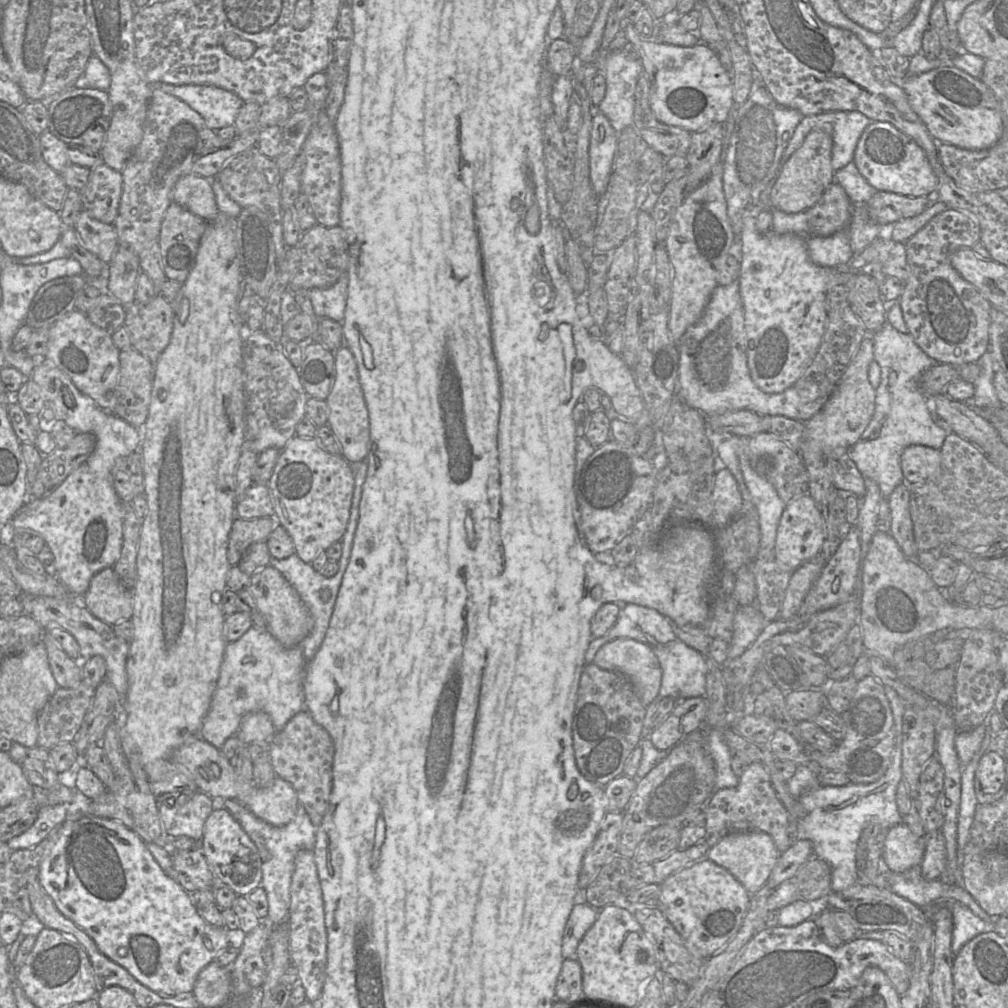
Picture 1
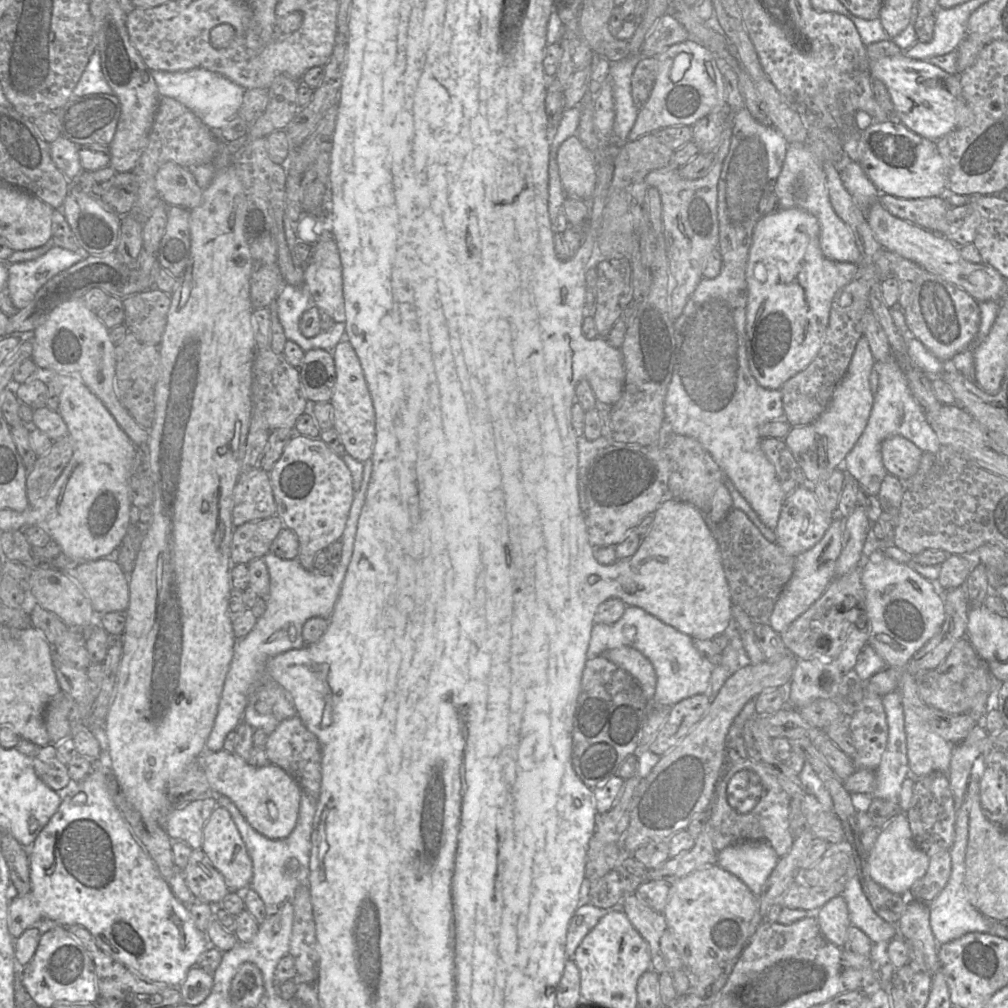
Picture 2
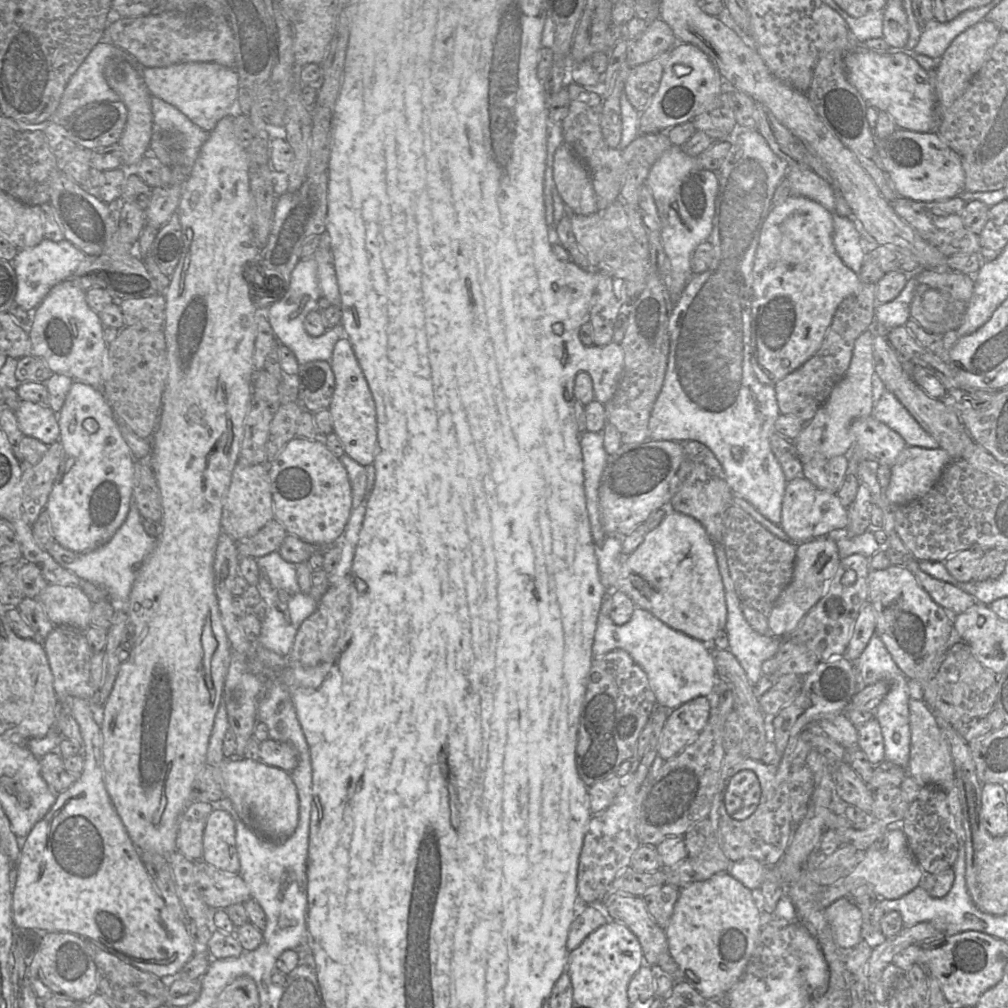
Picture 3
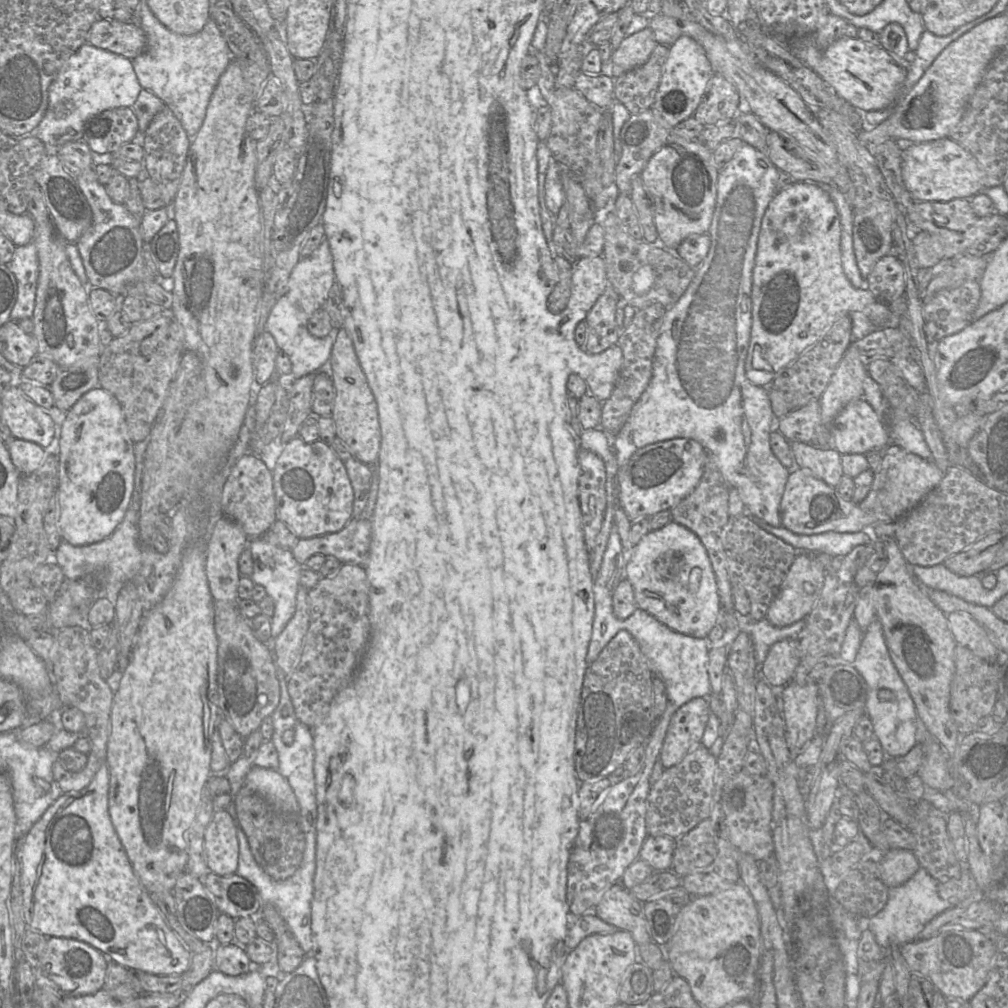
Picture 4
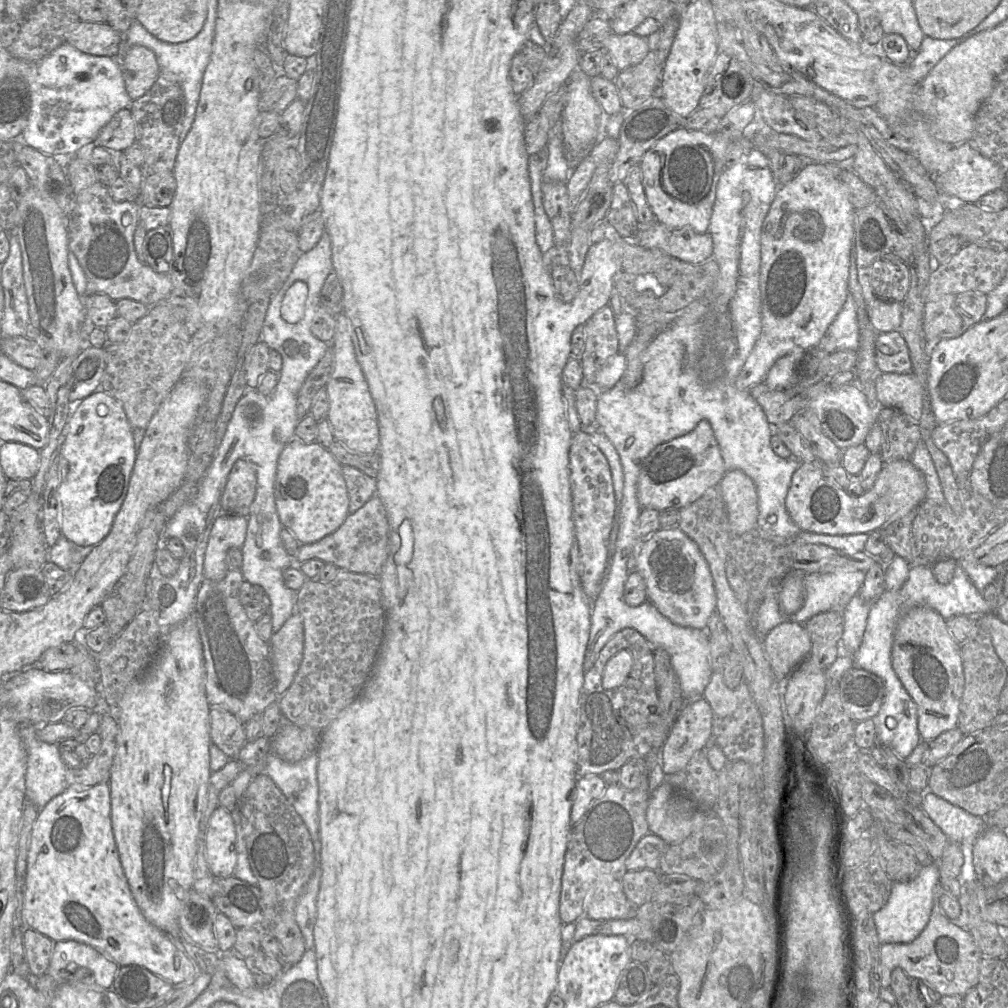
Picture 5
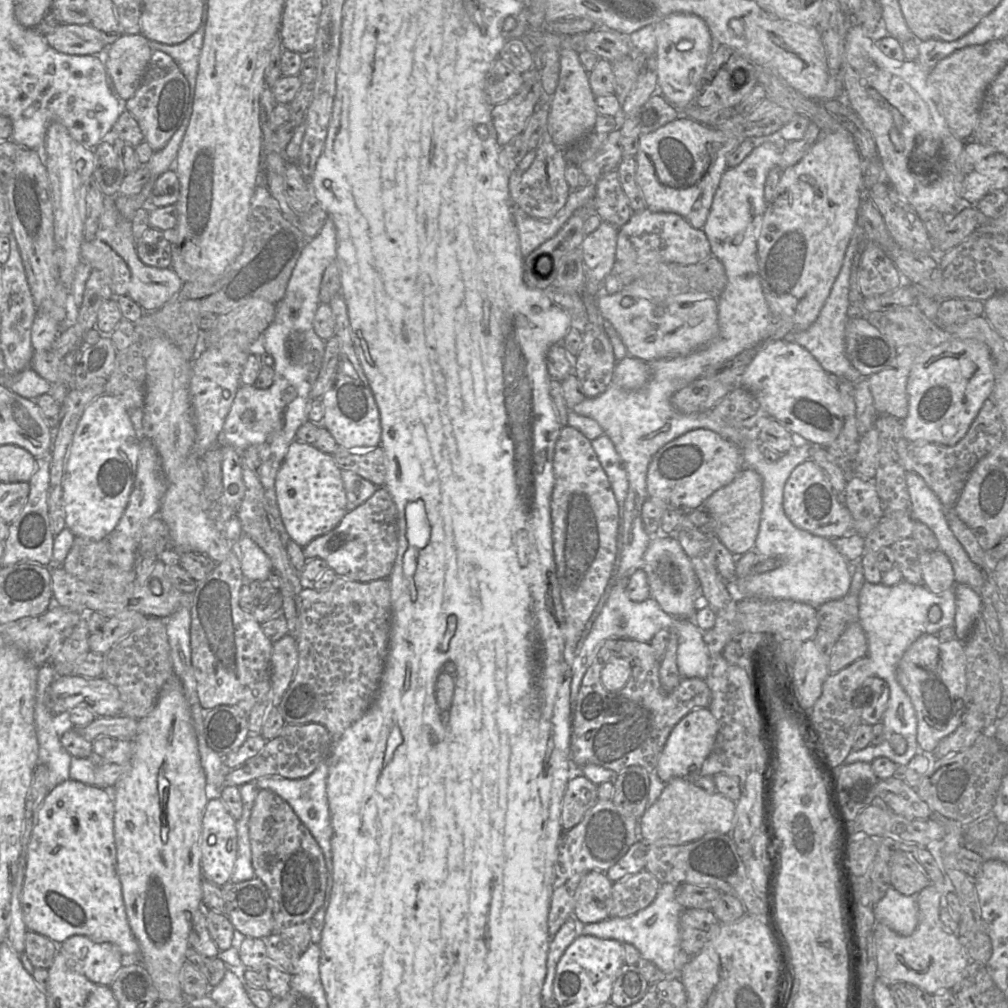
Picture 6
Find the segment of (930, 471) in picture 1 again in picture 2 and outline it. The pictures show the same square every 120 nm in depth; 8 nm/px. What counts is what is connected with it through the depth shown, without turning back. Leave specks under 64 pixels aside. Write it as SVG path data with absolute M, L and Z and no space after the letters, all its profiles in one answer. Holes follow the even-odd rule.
M892 435L882 442L881 454L887 472L907 481L917 473L923 451L909 439Z

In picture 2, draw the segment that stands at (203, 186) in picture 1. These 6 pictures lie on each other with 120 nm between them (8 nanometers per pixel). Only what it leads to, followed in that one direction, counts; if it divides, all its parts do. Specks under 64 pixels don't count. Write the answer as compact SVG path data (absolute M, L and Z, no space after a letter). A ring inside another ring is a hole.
M166 162L159 168L155 187L167 206L192 210L201 203L203 189L187 168L174 162Z

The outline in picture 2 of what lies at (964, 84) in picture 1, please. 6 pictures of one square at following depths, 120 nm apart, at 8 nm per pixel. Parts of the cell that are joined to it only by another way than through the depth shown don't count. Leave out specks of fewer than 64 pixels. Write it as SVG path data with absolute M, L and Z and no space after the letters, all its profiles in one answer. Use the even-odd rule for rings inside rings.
M903 53L870 61L870 72L872 79L880 80L885 84L893 104L893 117L910 131L937 141L956 127L967 125L970 109L962 96L959 75L947 73L928 61L912 59Z

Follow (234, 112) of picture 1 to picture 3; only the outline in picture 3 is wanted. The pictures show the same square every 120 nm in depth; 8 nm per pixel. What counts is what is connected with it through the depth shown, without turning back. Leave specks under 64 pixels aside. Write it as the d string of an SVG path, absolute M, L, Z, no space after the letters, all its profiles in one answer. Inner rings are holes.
M184 62L139 69L151 95L176 107L204 131L211 132L220 119L236 110L238 74L234 68L213 62Z

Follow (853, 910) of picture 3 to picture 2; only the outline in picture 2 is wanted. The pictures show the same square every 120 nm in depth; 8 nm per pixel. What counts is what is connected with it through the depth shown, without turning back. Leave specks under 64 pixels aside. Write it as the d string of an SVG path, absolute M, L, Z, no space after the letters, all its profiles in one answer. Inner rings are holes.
M842 895L825 903L816 918L823 936L835 946L842 948L851 925L848 907Z

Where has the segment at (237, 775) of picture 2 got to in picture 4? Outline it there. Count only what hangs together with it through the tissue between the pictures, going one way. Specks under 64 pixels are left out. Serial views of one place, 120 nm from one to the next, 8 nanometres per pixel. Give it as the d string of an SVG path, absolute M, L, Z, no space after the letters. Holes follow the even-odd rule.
M253 765L244 786L261 795L276 809L299 816L299 805L290 784L277 769Z

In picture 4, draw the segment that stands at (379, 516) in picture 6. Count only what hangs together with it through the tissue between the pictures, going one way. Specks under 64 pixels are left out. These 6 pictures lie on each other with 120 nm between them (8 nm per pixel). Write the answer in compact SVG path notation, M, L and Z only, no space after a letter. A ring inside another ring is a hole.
M351 518L347 525L335 533L308 539L299 539L291 550L301 565L315 554L337 558L342 564L365 565L371 547L372 525L370 519Z

